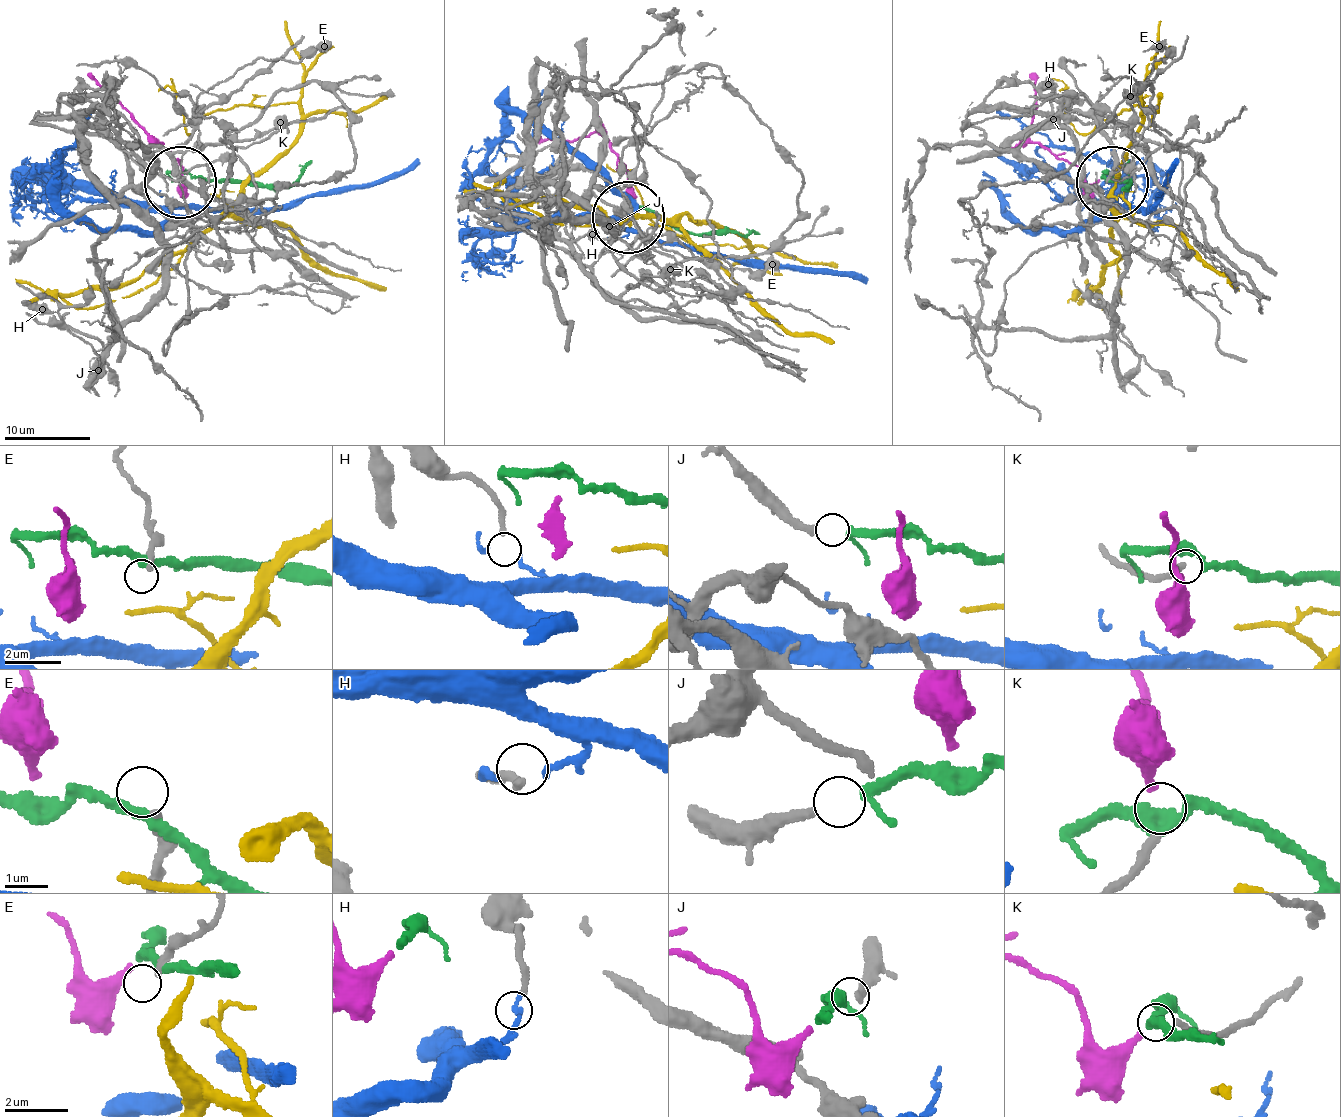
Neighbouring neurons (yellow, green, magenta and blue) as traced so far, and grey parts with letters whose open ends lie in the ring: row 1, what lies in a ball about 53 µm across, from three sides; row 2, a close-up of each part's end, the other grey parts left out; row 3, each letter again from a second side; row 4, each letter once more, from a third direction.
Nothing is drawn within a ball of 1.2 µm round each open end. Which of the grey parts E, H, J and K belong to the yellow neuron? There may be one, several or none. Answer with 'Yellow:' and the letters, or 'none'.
Yellow: none

